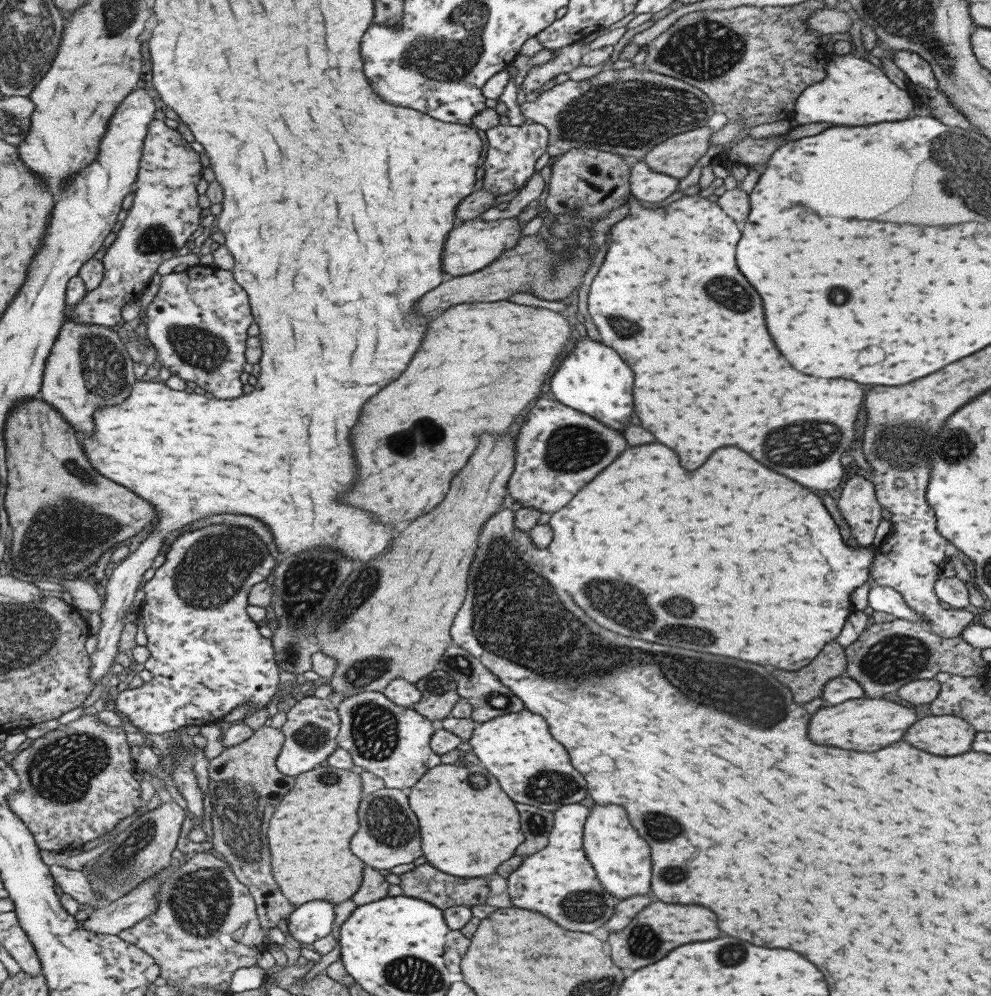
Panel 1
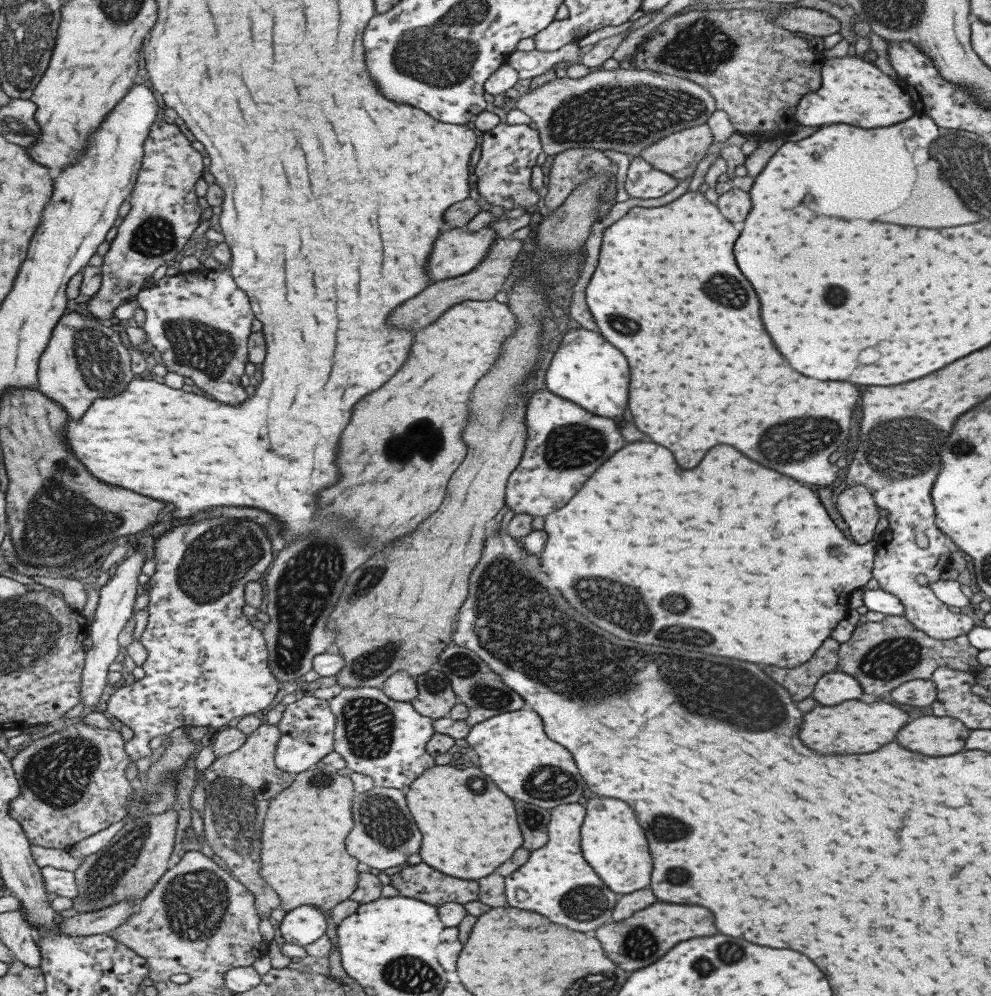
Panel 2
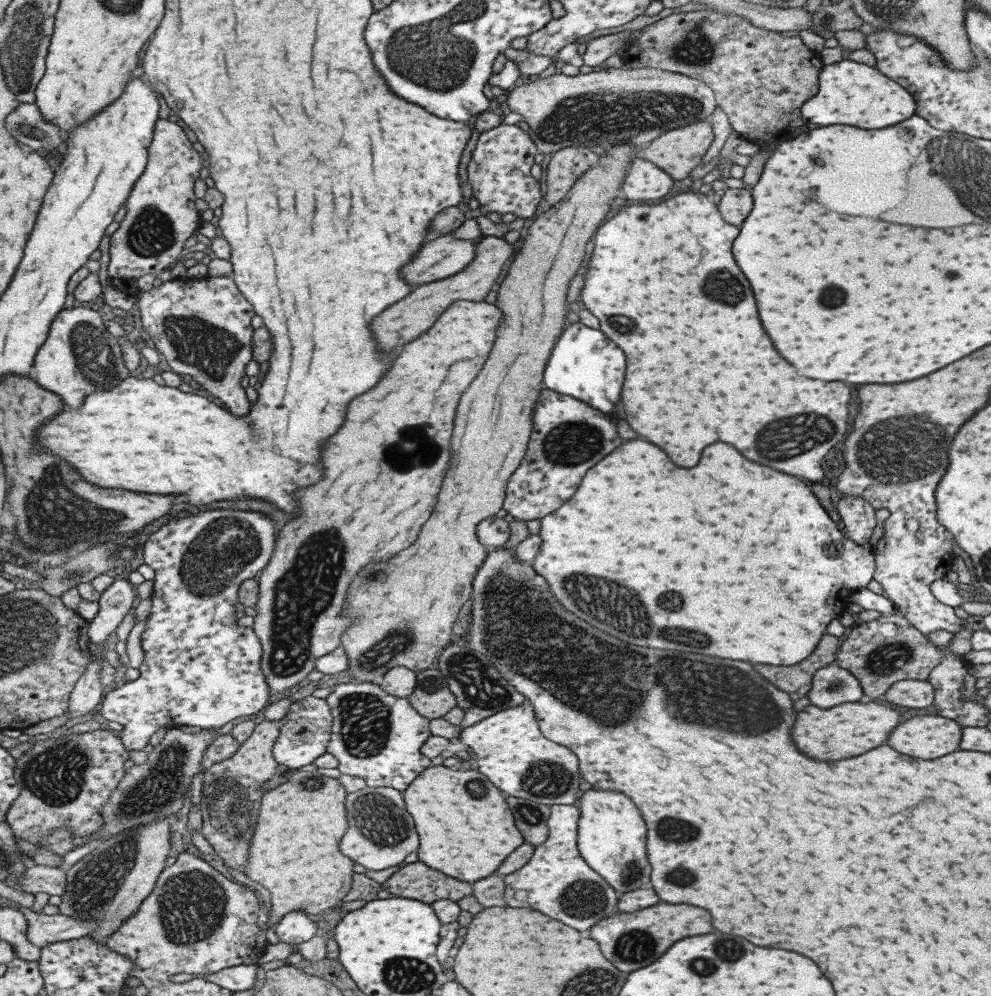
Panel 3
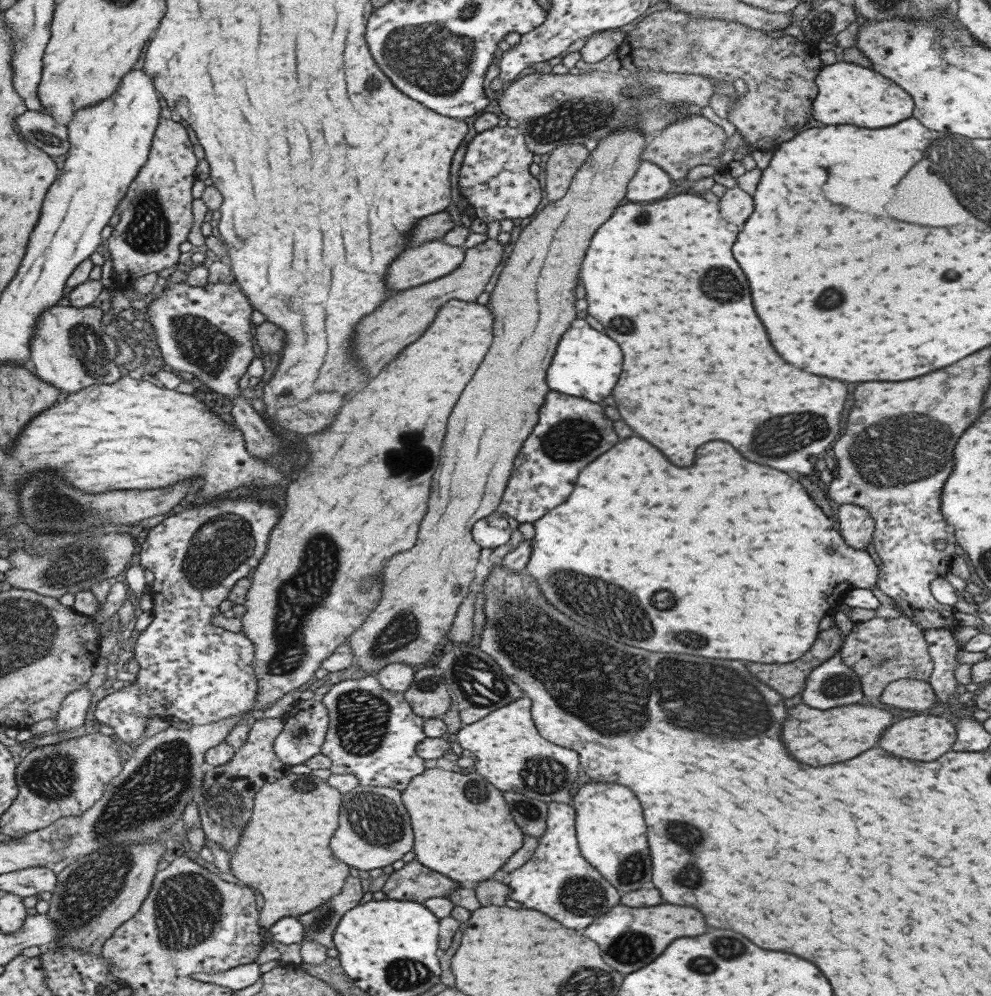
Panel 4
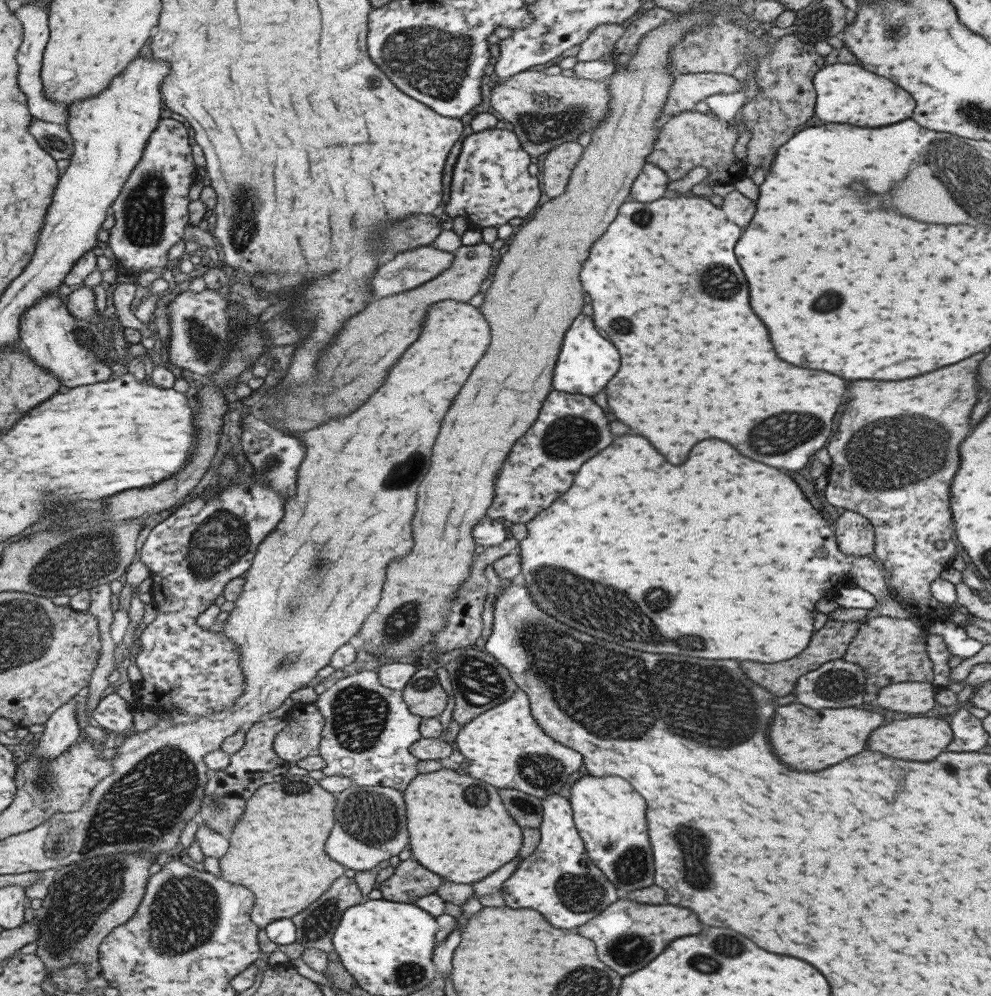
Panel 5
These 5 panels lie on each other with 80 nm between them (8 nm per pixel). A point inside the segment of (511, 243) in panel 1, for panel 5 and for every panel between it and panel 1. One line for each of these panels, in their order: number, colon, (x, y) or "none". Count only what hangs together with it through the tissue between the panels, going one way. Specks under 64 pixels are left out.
2: (456, 252)
3: (442, 257)
4: (426, 262)
5: (410, 268)

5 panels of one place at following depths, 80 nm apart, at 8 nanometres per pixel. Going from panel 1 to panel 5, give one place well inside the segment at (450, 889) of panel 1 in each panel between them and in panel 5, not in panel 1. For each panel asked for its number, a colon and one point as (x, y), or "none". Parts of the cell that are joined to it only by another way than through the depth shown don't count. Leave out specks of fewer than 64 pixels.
2: (420, 882)
3: (415, 881)
4: (413, 882)
5: (409, 881)

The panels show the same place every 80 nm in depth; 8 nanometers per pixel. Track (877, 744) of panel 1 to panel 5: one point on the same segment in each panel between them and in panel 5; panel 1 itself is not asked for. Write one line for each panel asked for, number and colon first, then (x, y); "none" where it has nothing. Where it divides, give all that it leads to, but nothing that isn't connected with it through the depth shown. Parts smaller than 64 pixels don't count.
2: (852, 727)
3: (850, 729)
4: (816, 737)
5: (804, 739)

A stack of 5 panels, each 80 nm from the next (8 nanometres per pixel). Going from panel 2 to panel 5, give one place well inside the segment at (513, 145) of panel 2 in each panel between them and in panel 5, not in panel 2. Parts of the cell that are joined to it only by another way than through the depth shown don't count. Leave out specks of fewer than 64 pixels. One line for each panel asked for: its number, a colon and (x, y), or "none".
3: (498, 171)
4: (494, 177)
5: (490, 184)

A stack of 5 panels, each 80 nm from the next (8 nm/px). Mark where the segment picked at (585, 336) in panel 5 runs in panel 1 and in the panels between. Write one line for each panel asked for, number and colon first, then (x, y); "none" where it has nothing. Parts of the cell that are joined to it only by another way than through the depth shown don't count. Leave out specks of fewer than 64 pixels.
1: (591, 378)
2: (586, 370)
3: (583, 364)
4: (586, 364)

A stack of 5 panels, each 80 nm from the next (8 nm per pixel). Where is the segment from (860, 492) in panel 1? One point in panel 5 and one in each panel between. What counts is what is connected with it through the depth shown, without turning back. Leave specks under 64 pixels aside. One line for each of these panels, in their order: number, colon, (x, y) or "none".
2: (855, 505)
3: (857, 520)
4: (856, 527)
5: (854, 534)

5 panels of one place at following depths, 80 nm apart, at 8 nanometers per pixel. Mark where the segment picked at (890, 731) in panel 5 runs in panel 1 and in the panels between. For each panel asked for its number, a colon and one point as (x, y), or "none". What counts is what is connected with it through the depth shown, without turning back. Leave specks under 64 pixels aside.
1: (943, 734)
2: (935, 736)
3: (926, 736)
4: (922, 737)

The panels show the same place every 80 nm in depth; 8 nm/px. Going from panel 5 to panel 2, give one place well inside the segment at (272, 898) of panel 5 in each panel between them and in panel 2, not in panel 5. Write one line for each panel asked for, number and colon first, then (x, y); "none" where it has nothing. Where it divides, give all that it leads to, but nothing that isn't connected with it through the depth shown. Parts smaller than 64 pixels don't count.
2: (304, 861)
3: (293, 854)
4: (287, 860)

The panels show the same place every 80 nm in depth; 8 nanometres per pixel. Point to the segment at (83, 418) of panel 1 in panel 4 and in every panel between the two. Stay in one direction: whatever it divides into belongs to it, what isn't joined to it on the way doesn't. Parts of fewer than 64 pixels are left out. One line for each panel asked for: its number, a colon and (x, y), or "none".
2: (83, 360)
3: (77, 357)
4: (68, 349)

